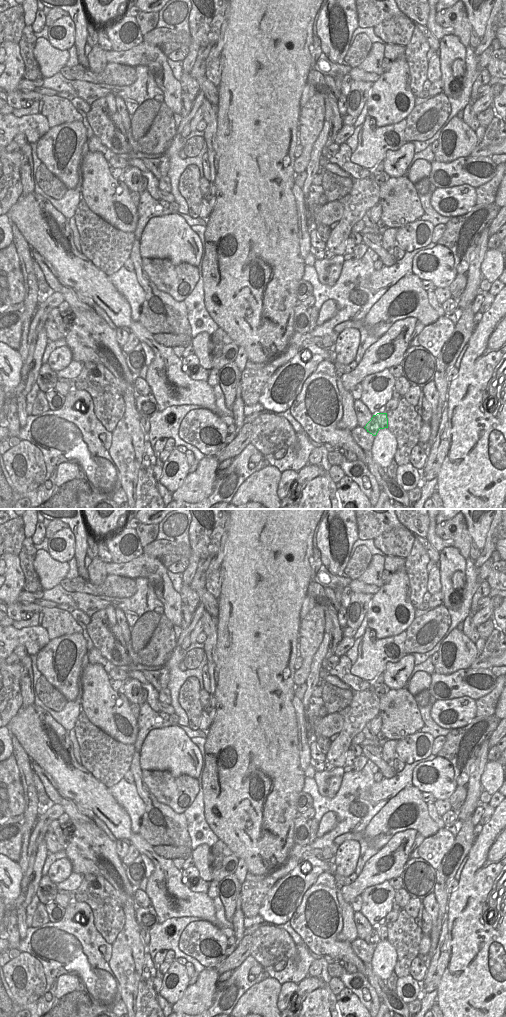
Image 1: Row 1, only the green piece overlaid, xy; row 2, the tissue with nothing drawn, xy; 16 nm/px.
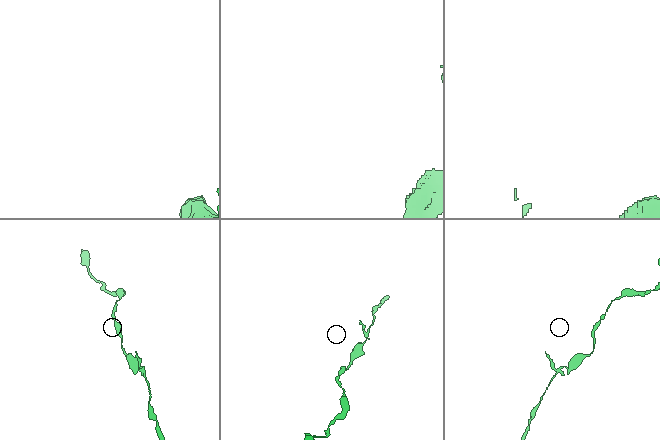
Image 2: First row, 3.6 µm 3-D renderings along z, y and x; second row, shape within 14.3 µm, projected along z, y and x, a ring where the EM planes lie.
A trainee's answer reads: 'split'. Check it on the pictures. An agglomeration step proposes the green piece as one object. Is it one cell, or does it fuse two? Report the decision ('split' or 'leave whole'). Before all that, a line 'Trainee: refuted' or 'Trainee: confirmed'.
Trainee: confirmed
split

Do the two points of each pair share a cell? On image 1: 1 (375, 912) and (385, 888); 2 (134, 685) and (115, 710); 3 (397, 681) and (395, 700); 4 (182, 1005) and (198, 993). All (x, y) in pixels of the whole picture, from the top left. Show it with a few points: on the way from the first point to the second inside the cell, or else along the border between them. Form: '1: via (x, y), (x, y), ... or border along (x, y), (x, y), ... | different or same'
1: via (380, 905), (387, 898), (389, 892) | same
2: border along (119, 691), (130, 702) | different
3: border along (402, 687), (395, 689) | different
4: via (186, 1005), (194, 997) | same

